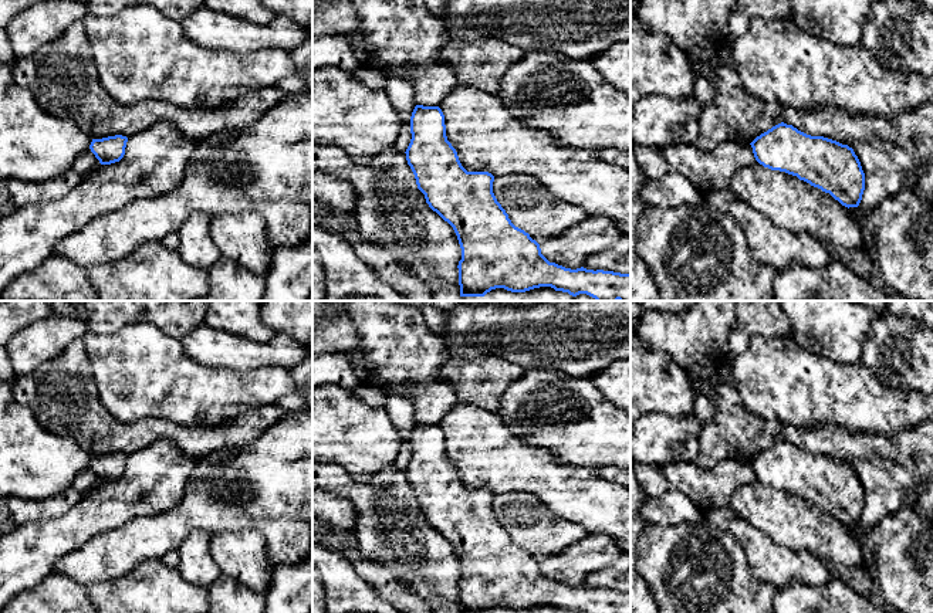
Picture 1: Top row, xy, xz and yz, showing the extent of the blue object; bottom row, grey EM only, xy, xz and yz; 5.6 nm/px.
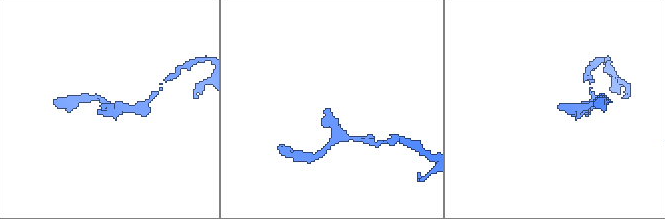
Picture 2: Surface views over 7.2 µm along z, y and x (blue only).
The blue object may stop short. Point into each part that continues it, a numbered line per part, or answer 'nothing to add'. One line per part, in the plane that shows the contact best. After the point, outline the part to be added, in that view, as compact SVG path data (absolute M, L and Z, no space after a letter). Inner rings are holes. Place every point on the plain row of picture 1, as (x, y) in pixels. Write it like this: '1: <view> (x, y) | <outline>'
nothing to add

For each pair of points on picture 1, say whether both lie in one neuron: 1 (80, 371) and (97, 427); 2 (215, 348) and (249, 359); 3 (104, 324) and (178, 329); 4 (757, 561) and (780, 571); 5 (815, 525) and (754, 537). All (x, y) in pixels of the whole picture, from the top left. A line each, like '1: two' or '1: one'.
1: one
2: one
3: one
4: one
5: two

